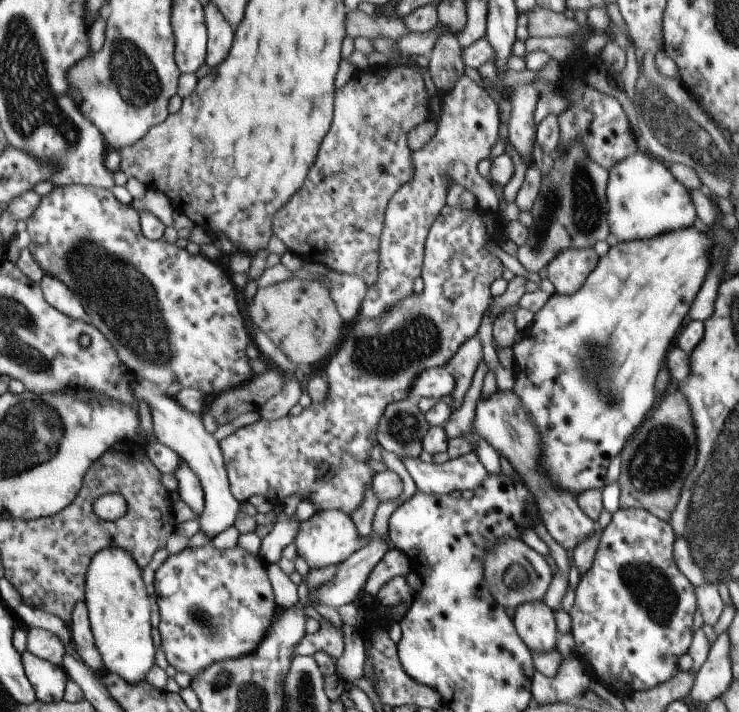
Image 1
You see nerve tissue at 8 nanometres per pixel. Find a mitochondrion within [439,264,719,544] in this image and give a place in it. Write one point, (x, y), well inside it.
(664, 455)

